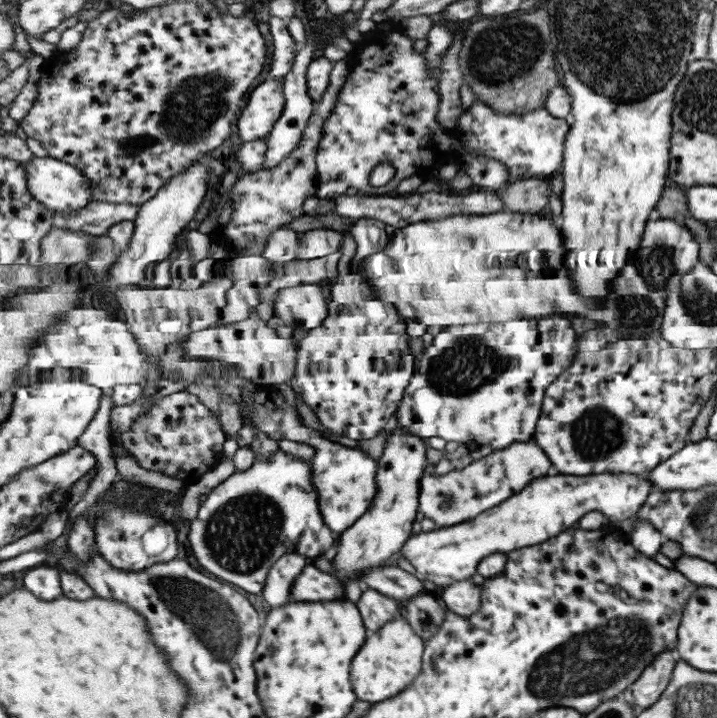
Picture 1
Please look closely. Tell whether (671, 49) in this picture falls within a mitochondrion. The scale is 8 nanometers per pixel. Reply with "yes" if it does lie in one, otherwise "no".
yes

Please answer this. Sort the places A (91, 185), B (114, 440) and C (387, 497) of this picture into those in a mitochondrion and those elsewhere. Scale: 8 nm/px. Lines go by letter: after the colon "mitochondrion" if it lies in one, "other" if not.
A: other
B: other
C: other

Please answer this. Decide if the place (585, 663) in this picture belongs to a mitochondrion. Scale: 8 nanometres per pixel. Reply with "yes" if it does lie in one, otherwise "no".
yes

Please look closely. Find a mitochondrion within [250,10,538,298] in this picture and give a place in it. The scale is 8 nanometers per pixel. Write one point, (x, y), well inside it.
(509, 262)

